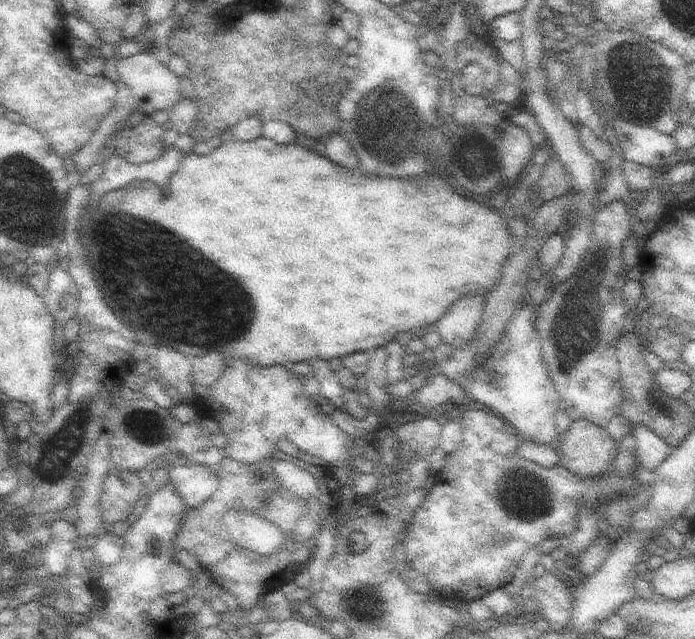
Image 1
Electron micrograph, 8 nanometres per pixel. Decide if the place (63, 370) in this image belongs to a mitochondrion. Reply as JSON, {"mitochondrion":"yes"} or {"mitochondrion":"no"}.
{"mitochondrion":"no"}

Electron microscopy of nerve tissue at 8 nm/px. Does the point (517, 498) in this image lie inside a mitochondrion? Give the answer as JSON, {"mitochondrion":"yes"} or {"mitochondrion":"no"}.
{"mitochondrion":"yes"}

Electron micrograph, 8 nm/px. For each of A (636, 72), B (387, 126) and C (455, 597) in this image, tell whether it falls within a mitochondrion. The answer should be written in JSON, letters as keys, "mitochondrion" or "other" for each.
{"A":"mitochondrion","B":"mitochondrion","C":"other"}

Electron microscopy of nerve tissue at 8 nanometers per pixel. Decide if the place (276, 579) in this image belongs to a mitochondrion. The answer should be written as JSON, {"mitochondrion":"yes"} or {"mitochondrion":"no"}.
{"mitochondrion":"no"}

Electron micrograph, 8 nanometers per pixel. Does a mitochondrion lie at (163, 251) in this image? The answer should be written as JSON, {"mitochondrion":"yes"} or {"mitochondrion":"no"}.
{"mitochondrion":"yes"}

